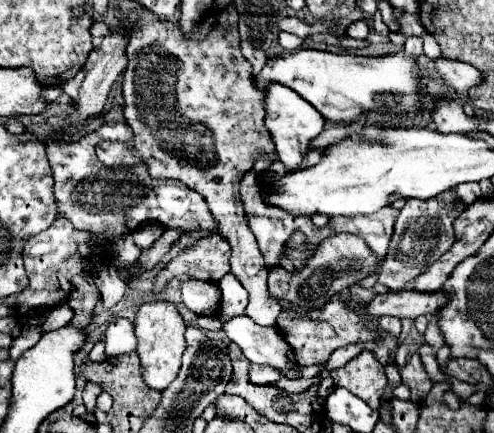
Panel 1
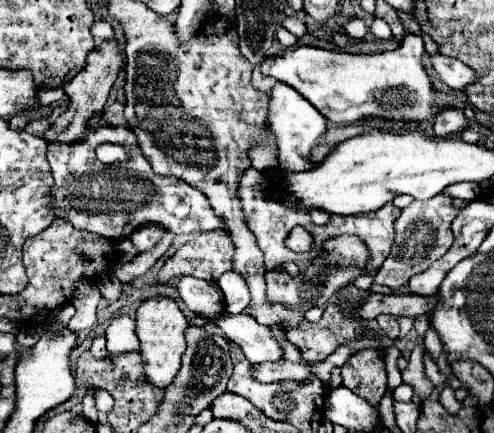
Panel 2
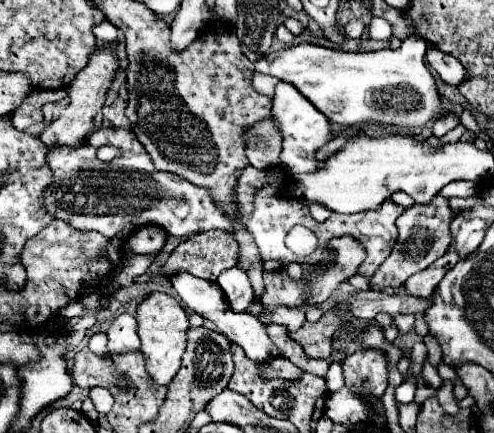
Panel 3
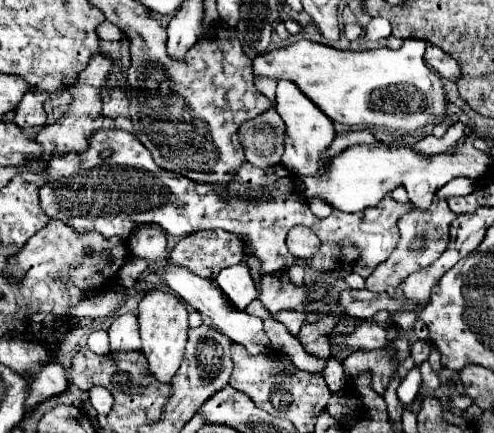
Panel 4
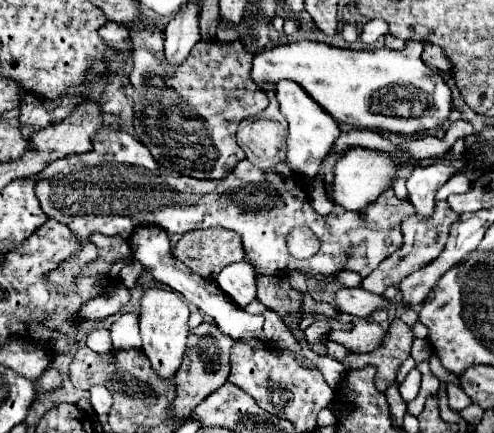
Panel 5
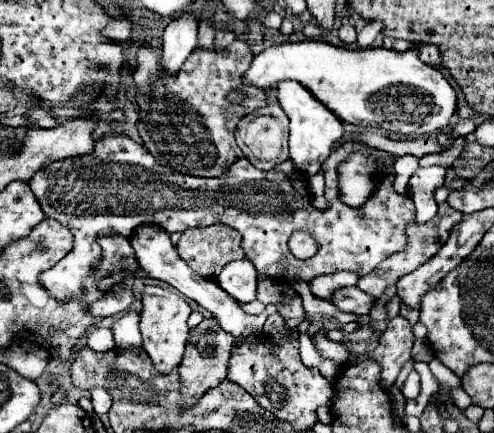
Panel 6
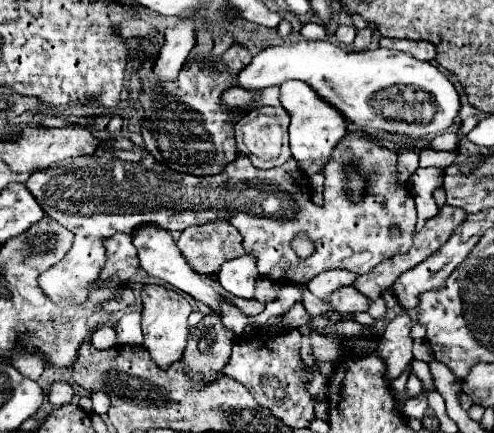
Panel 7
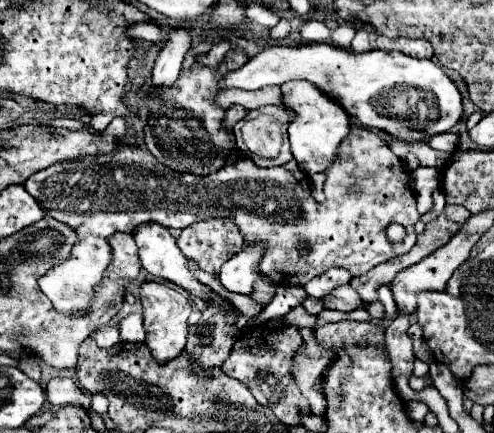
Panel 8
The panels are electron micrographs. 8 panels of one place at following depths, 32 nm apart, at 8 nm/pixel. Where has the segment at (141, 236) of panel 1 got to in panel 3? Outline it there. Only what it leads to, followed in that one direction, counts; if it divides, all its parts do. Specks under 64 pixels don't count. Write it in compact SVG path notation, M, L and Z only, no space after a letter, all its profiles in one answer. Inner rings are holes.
M156 224L140 226L128 238L128 246L130 246L132 254L142 254L142 256L158 258L162 254L164 244L166 244L166 232L164 232L164 228L160 228Z

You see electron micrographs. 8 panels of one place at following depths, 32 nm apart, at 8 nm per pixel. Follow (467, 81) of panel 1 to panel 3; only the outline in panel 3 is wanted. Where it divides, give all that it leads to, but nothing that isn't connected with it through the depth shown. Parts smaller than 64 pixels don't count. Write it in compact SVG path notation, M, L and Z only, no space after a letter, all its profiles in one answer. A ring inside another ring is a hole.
M436 46L428 48L428 52L426 52L426 62L428 62L428 64L432 66L432 70L436 70L436 72L440 74L440 78L442 78L444 82L448 82L448 84L458 86L460 80L464 80L464 76L468 76L468 72L464 72L464 66L462 66L456 58L452 58L452 56L440 52Z

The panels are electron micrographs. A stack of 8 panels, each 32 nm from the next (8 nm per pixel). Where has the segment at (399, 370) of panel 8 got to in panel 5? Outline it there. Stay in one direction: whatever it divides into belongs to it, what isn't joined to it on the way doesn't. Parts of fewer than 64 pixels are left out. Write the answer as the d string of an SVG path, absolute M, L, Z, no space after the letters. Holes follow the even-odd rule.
M394 318L386 330L380 348L368 354L350 354L344 360L344 368L348 370L348 368L362 368L364 364L374 364L377 368L376 388L380 392L385 392L396 380L402 362L410 357L413 340L412 328L400 318Z

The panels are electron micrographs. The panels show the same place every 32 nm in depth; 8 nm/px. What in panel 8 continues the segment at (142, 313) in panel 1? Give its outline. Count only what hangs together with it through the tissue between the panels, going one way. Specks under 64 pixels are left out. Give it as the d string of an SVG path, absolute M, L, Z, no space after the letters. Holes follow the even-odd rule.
M144 282L140 286L140 302L144 308L144 328L146 328L146 344L152 350L152 356L158 362L168 362L176 358L186 346L188 334L188 316L192 306L184 294L178 294L174 288L168 288L160 282Z

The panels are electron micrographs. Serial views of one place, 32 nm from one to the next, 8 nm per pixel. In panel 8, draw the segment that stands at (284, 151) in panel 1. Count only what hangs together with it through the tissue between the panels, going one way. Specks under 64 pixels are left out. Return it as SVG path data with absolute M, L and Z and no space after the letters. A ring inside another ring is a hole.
M290 80L284 82L280 88L282 88L282 102L292 104L292 108L296 108L296 118L288 128L294 160L298 162L302 172L310 176L316 172L326 172L326 168L336 160L342 140L352 130L348 112L332 96L320 92L320 88L312 82Z

